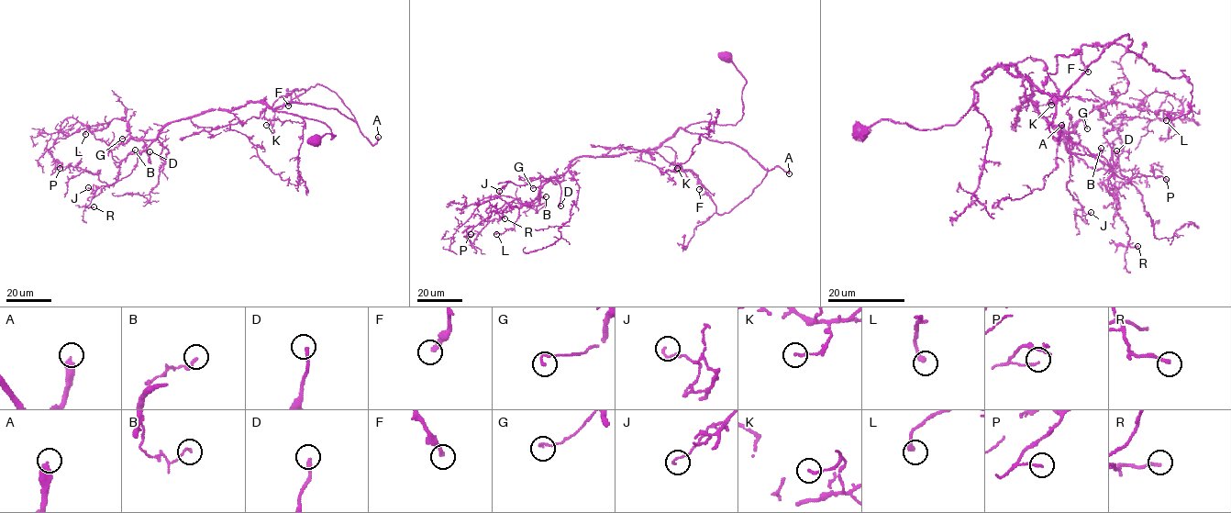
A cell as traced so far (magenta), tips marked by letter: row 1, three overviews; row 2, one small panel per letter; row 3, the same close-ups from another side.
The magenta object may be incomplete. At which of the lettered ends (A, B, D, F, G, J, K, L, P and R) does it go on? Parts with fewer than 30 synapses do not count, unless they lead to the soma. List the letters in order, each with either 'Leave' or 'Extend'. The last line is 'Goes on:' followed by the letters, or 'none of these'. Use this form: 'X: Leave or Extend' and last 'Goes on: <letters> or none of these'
A: Extend
B: Leave
D: Leave
F: Extend
G: Leave
J: Leave
K: Leave
L: Leave
P: Leave
R: Leave
Goes on: A, F

